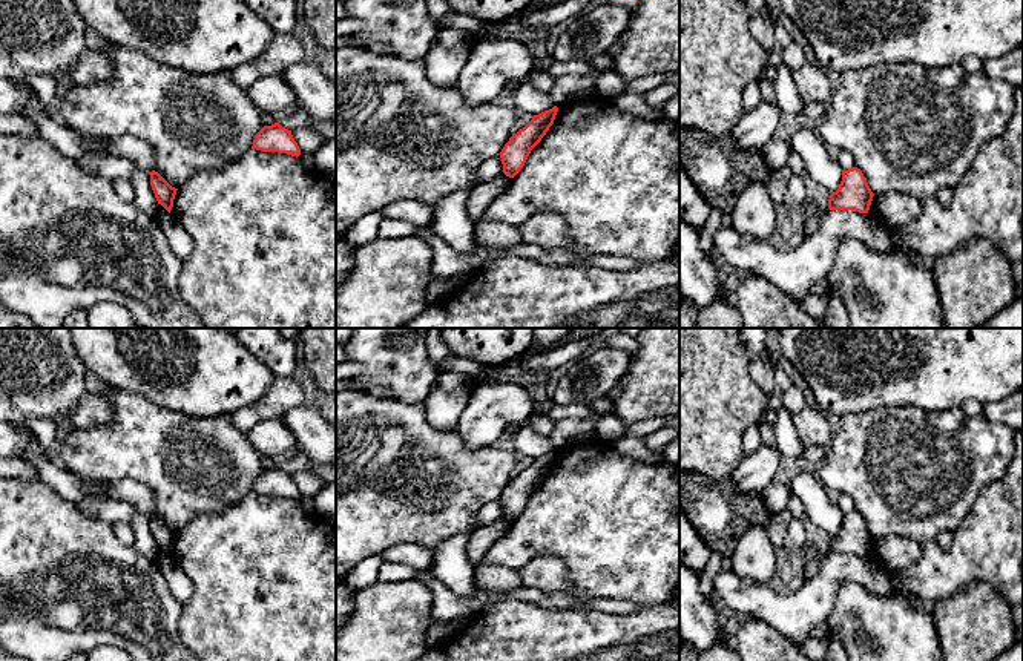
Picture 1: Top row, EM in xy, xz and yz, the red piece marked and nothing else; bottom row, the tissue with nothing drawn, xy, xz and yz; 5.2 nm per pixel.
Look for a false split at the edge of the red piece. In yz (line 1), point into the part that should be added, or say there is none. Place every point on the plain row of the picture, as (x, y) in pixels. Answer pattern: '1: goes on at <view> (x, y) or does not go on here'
1: does not go on here

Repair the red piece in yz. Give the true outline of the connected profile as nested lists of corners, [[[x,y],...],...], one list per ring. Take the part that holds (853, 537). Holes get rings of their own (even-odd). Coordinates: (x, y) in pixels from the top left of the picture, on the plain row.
[[[853,511],[842,514],[842,525],[839,532],[831,535],[828,552],[868,557],[873,540],[874,537],[871,535],[862,514]]]

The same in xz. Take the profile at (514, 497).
[[[554,449],[549,454],[534,459],[523,472],[512,477],[498,497],[503,508],[503,517],[506,520],[514,521],[523,512],[531,494],[541,485],[549,471],[554,468],[557,455],[558,451]]]

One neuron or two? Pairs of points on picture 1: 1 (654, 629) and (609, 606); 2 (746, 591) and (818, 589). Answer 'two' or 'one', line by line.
1: two
2: one

